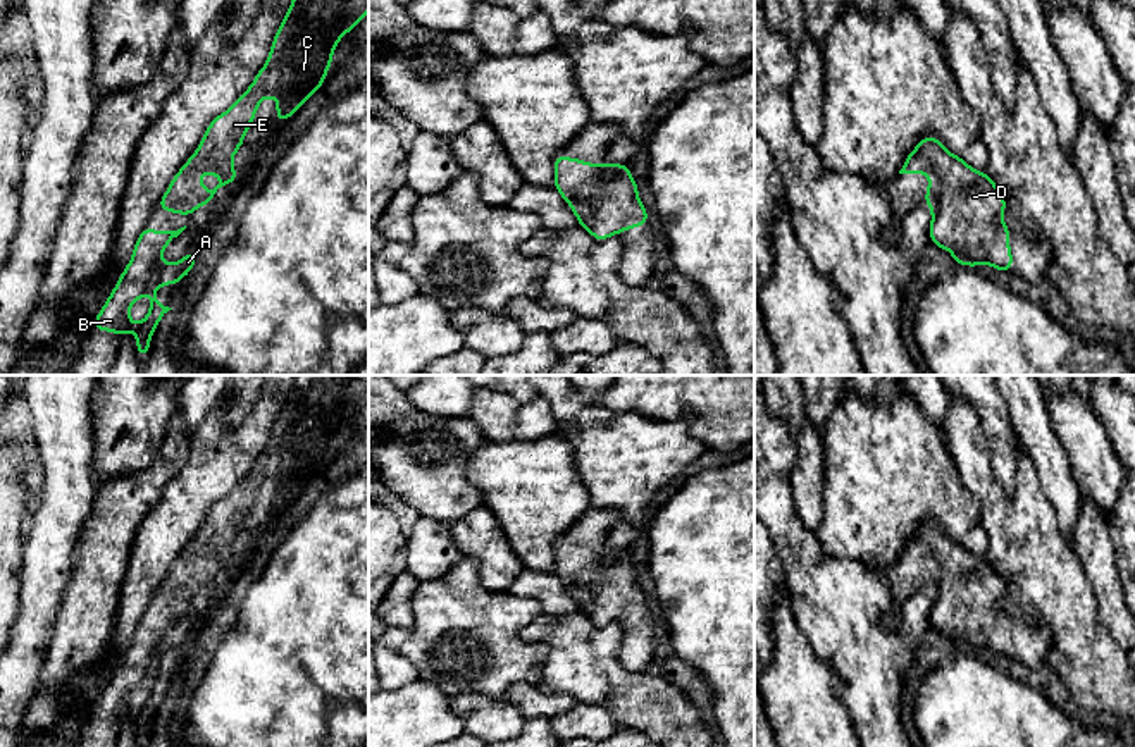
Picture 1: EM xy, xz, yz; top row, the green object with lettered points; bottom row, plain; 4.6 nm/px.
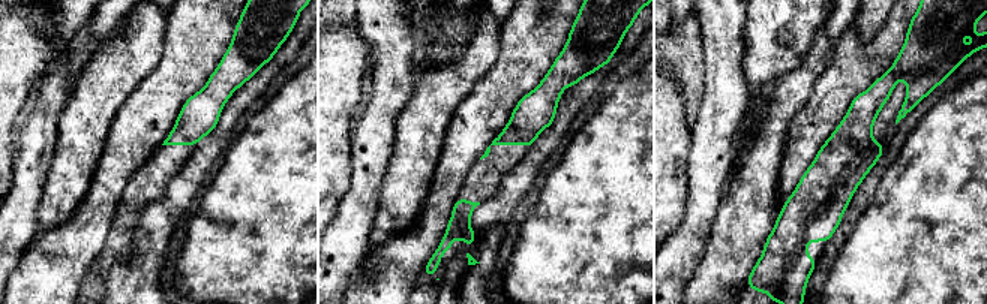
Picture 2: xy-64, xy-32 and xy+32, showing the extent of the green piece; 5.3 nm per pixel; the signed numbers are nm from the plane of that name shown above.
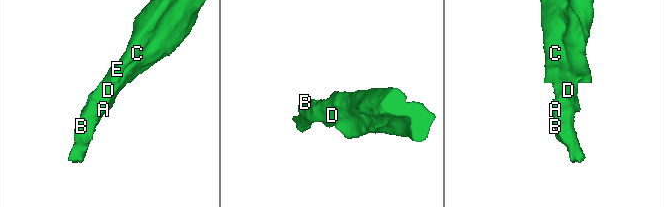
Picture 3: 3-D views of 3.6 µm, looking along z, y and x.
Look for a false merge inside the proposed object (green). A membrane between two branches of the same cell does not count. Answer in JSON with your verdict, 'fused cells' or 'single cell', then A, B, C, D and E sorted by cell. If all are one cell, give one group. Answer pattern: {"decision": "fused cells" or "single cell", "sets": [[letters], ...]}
{"decision": "single cell", "sets": [["A", "B", "C", "D", "E"]]}

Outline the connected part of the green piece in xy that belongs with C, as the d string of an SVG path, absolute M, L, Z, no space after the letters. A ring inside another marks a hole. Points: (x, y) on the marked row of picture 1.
M293 0L279 26L265 65L236 103L207 127L196 151L172 177L157 203L169 213L191 213L210 205L219 188L233 184L233 157L241 148L257 108L265 96L277 100L276 120L295 115L322 84L338 41L369 12L369 0ZM217 174L220 182L207 191L198 179Z

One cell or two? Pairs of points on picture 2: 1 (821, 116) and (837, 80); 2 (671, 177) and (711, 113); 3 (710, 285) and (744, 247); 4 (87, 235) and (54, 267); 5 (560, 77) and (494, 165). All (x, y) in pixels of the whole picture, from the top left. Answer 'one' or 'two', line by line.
1: one
2: two
3: one
4: one
5: one

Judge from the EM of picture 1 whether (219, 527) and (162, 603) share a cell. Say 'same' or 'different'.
same

